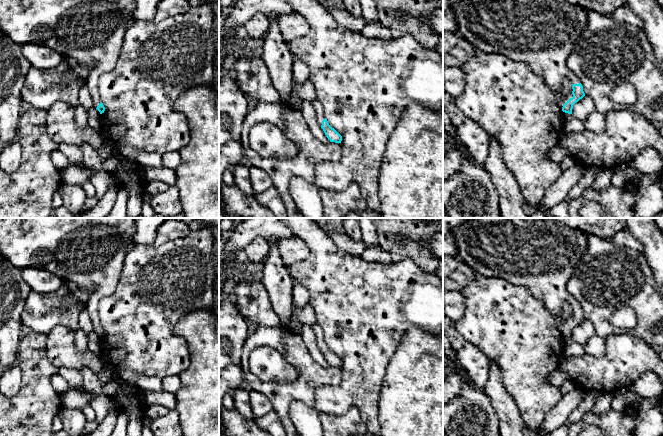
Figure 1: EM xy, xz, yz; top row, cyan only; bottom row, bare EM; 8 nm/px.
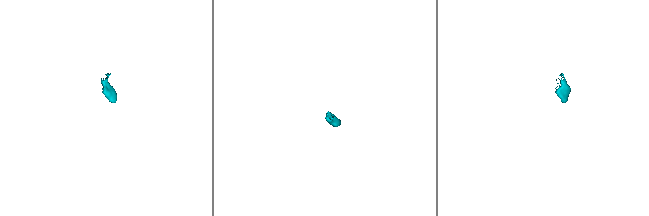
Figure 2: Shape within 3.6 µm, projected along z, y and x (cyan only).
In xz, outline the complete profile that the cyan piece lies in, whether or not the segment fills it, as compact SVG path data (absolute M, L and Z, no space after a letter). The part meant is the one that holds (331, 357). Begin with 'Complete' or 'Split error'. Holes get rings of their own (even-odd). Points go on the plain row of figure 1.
Split error. M315 323L312 326L312 328L316 335L316 340L317 340L318 346L319 346L321 352L323 353L326 361L330 364L330 366L341 367L342 360L334 352L332 352L329 349L327 343L325 342L324 333L323 333L323 330L320 327L320 325Z

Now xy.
Split error. M0 218L0 253L21 270L42 268L62 281L73 282L80 289L89 291L86 310L92 320L93 330L102 338L105 331L100 323L99 303L115 292L125 257L136 245L135 231L133 218Z

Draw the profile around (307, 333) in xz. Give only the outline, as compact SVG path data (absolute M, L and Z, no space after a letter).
M303 325L303 327L301 328L300 335L305 342L313 359L315 359L316 362L319 363L321 366L329 367L330 364L326 361L323 353L318 346L313 328L311 326Z

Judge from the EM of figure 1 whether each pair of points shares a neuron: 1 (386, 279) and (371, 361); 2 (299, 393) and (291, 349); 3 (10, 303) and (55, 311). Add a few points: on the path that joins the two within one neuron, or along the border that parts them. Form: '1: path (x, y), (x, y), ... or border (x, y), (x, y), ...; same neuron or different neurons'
1: path (383, 299), (378, 304), (378, 338), (375, 341); same neuron
2: path (304, 382), (304, 363), (302, 360); same neuron
3: border (31, 290), (21, 314), (21, 324); different neurons

